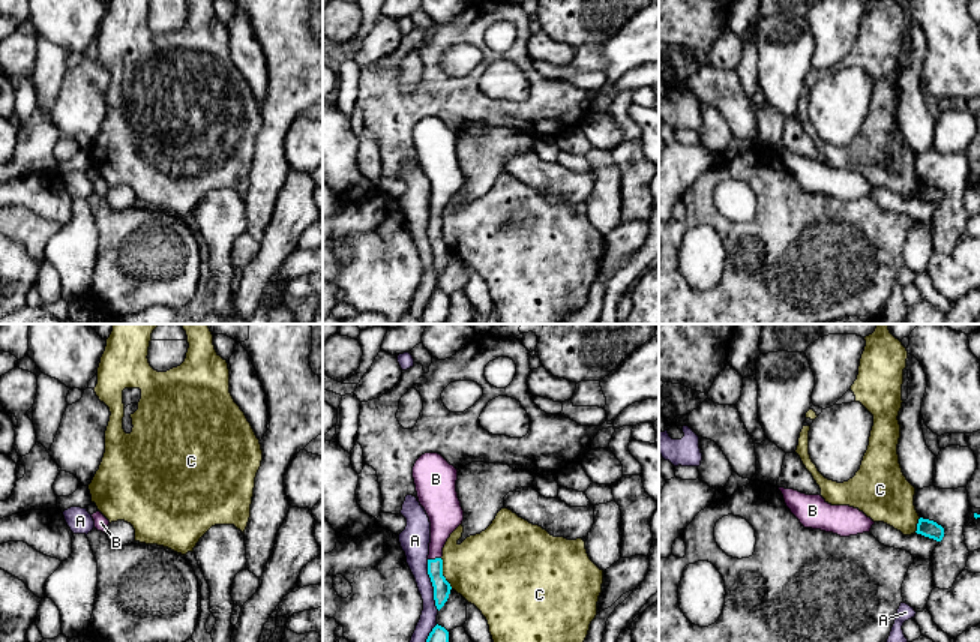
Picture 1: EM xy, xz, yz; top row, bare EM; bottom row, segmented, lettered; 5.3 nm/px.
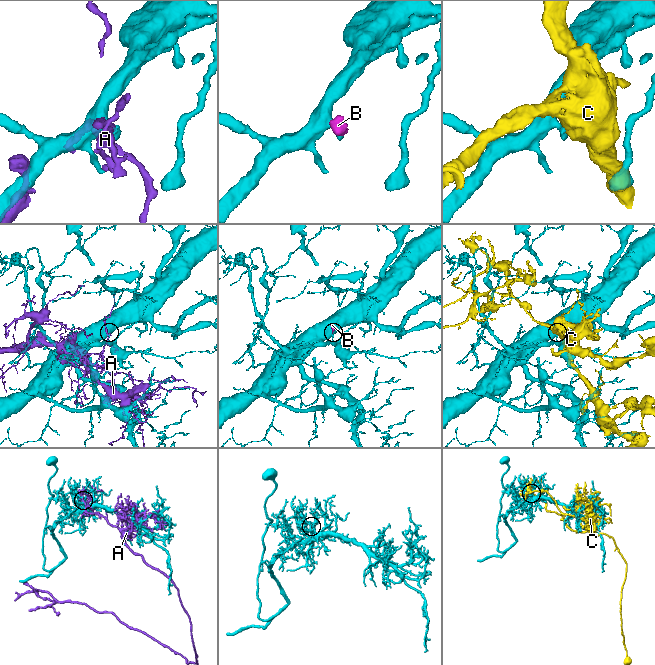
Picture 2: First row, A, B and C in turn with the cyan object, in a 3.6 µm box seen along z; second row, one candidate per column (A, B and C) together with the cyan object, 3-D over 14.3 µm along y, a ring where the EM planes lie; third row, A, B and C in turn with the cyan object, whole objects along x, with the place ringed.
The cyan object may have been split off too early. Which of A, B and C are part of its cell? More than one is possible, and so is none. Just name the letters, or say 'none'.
B

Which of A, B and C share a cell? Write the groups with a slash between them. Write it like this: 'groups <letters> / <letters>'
groups A / B / C

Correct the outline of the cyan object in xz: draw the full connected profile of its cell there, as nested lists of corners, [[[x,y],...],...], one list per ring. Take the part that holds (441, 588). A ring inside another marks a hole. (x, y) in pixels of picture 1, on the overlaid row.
[[[425,453],[413,466],[413,478],[419,502],[431,522],[428,574],[434,586],[435,606],[440,610],[452,590],[443,576],[443,548],[464,520],[456,492],[458,470],[441,454]]]

